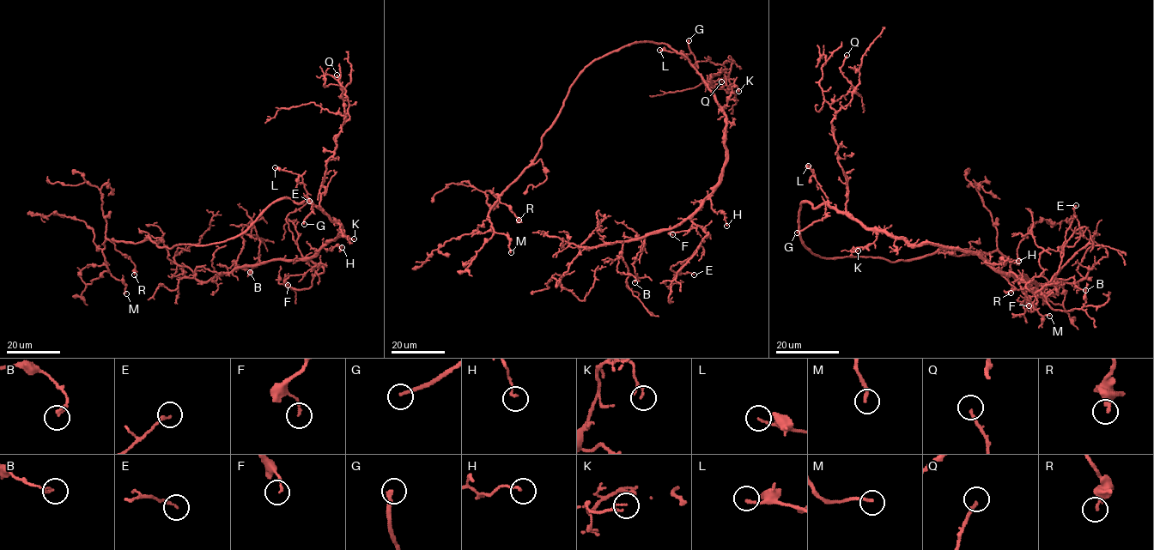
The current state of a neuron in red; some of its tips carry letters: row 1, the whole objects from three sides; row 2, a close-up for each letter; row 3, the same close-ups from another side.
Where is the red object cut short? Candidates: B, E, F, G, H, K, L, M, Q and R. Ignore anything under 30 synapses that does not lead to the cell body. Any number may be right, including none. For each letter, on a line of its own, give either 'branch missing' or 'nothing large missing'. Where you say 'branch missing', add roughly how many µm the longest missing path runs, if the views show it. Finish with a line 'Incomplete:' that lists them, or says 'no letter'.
B: nothing large missing
E: nothing large missing
F: nothing large missing
G: branch missing | 60 µm
H: nothing large missing
K: nothing large missing
L: nothing large missing
M: nothing large missing
Q: nothing large missing
R: nothing large missing
Incomplete: G

